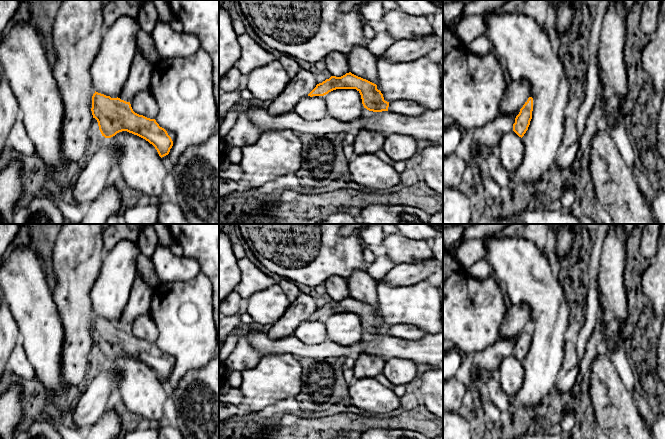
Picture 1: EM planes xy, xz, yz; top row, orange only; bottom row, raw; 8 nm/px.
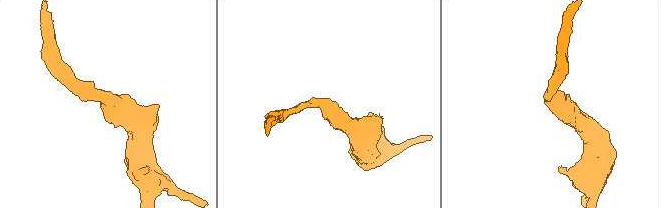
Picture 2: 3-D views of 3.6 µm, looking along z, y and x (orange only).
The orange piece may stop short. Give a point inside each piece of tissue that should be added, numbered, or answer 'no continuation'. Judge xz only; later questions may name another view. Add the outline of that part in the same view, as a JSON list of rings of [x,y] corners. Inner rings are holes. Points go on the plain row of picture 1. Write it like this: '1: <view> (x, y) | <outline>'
no continuation

